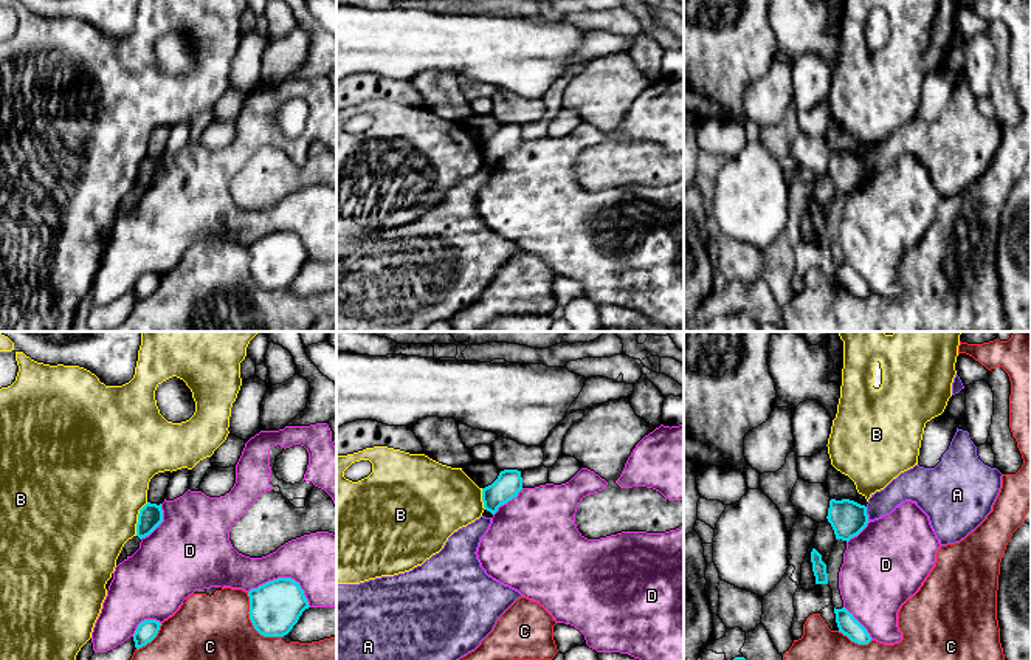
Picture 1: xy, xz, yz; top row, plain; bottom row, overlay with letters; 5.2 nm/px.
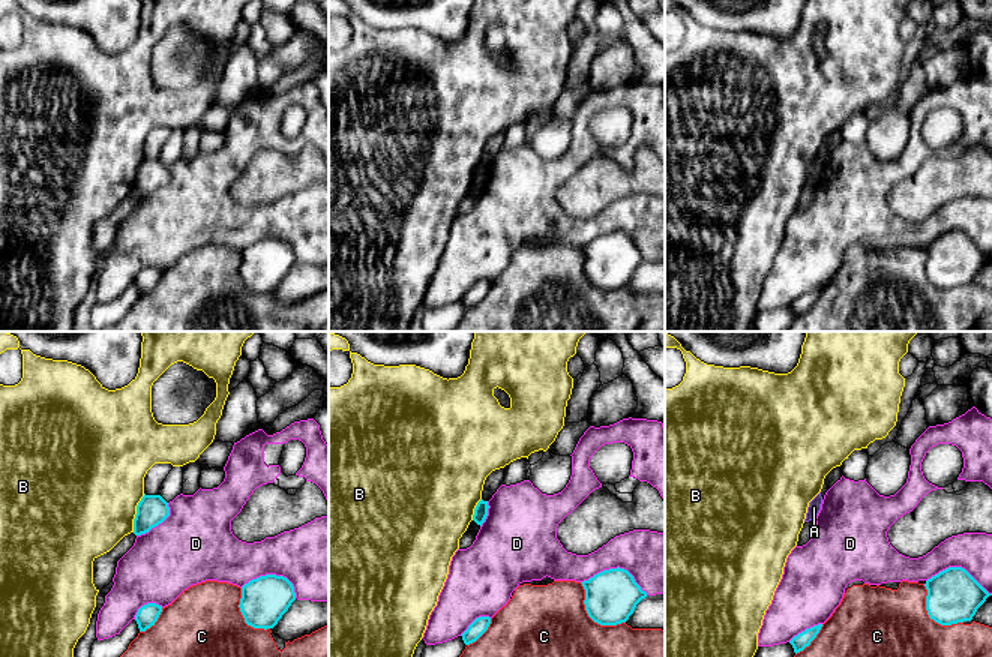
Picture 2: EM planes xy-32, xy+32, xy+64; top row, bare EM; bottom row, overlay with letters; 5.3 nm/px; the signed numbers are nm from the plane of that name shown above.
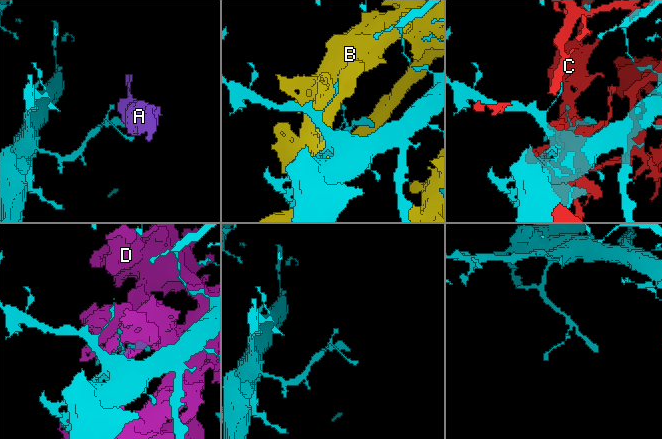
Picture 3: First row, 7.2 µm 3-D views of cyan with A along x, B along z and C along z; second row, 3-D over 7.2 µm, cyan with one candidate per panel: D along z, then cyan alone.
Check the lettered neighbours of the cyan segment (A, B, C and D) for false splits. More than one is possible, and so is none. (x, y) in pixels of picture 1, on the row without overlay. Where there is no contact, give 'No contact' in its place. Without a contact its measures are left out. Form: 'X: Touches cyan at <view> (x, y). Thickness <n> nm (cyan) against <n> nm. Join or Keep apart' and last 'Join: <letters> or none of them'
A: Touches cyan at yz (865, 166). Thickness 190 nm (cyan) against 140 nm. Keep apart
B: Touches cyan at xy (138, 172). Thickness 120 nm (cyan) against 480 nm. Keep apart
C: Touches cyan at xy (251, 274). Thickness 280 nm (cyan) against 500 nm. Keep apart
D: Touches cyan at xy (284, 231). Thickness 280 nm (cyan) against 360 nm. Keep apart
Join: none of them

